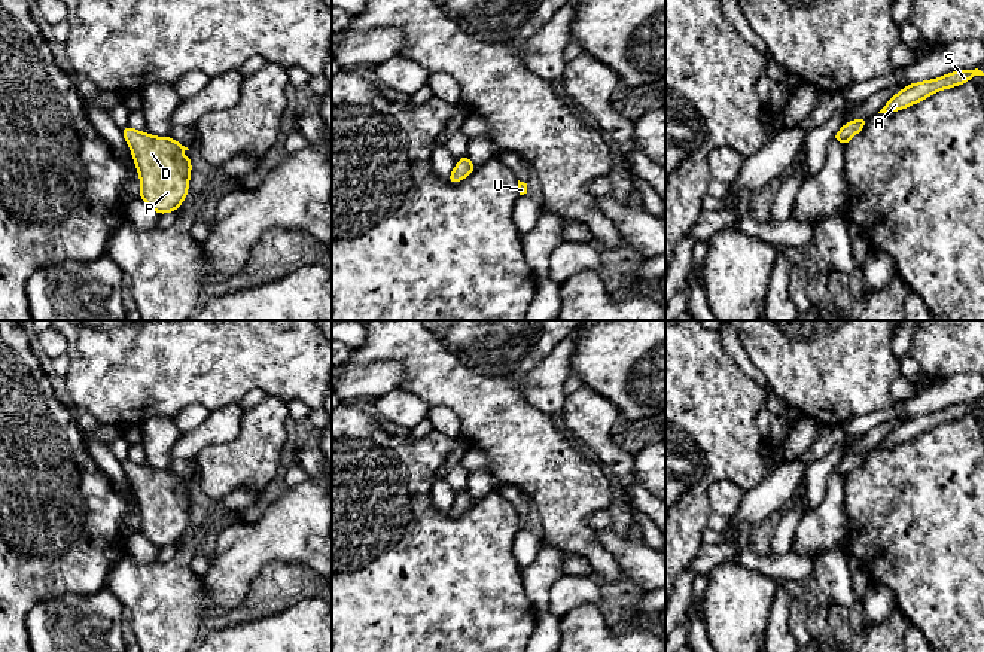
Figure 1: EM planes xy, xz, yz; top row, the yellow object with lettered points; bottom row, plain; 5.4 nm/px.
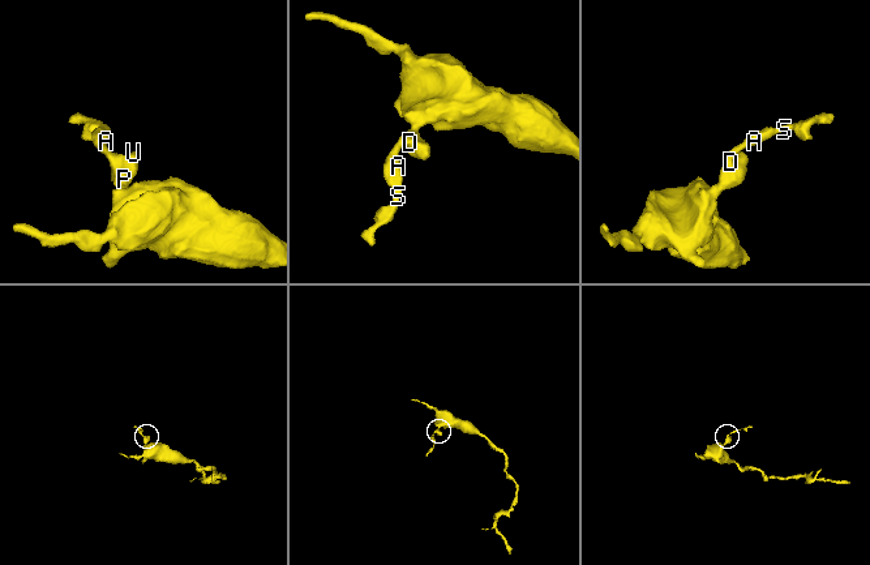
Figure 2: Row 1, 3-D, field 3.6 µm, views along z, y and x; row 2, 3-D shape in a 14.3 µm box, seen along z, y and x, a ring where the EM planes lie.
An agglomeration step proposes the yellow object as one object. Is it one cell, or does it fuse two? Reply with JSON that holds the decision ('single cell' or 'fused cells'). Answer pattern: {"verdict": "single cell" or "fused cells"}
{"verdict": "single cell"}

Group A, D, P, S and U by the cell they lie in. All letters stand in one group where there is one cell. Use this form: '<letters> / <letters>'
A D P S U

